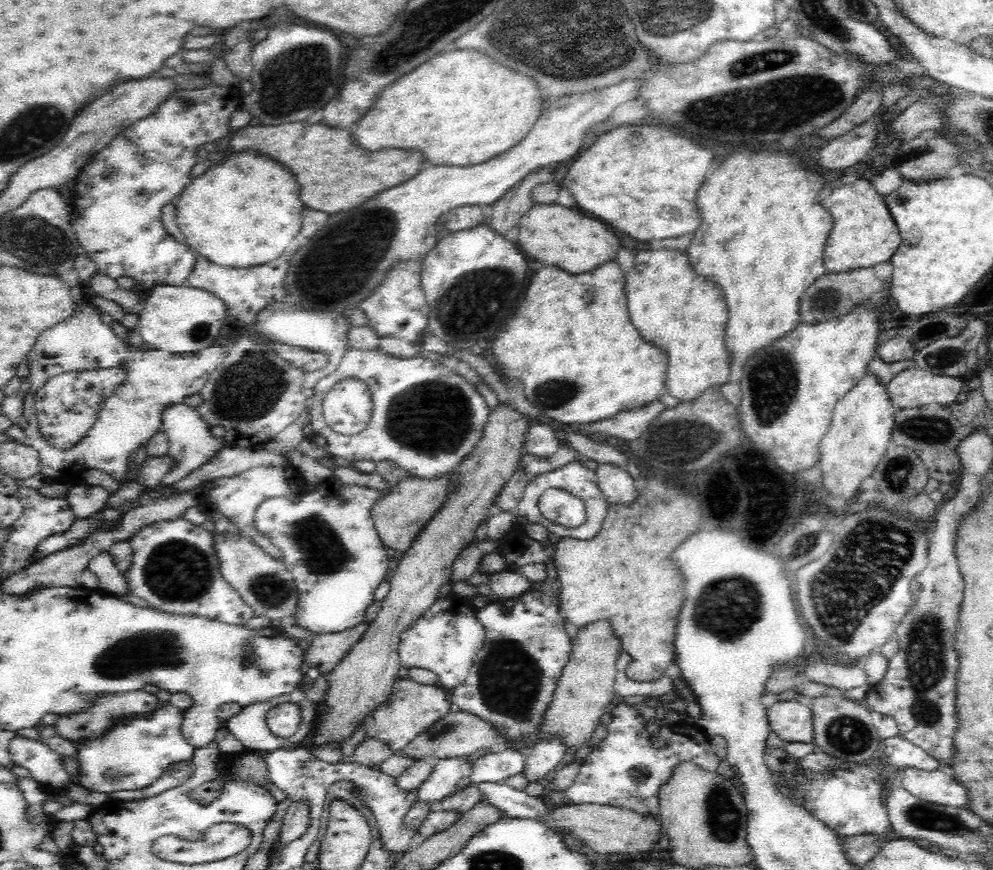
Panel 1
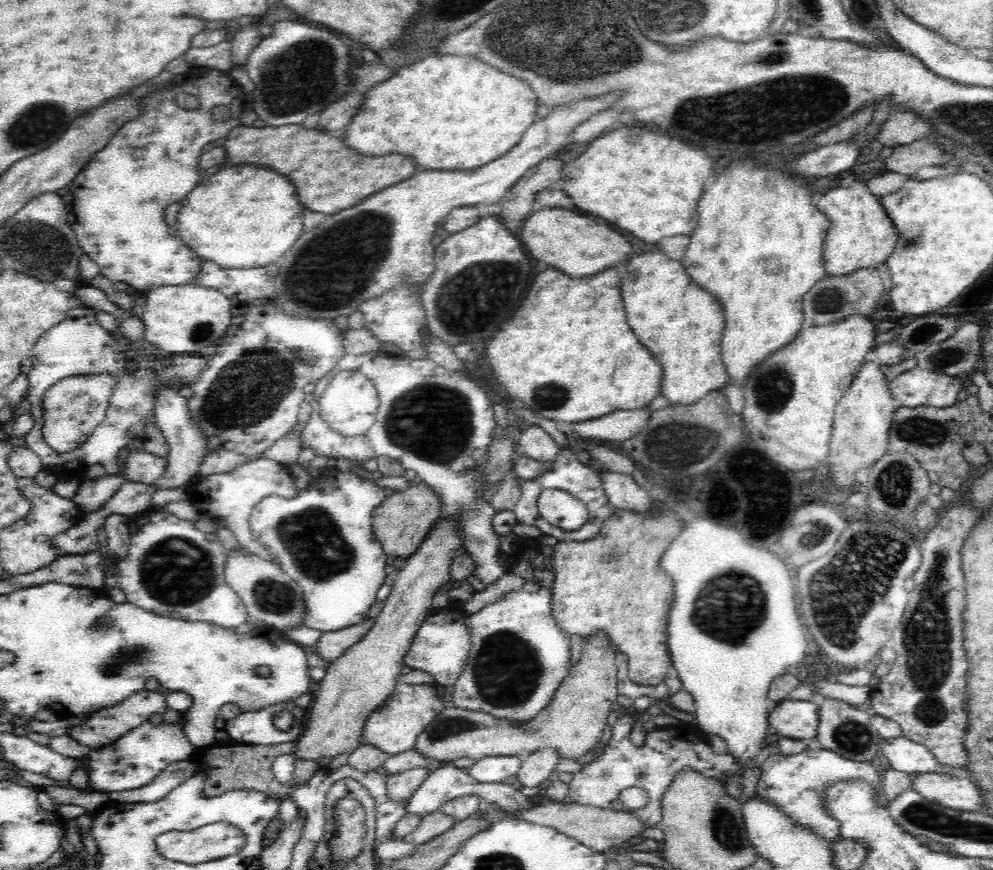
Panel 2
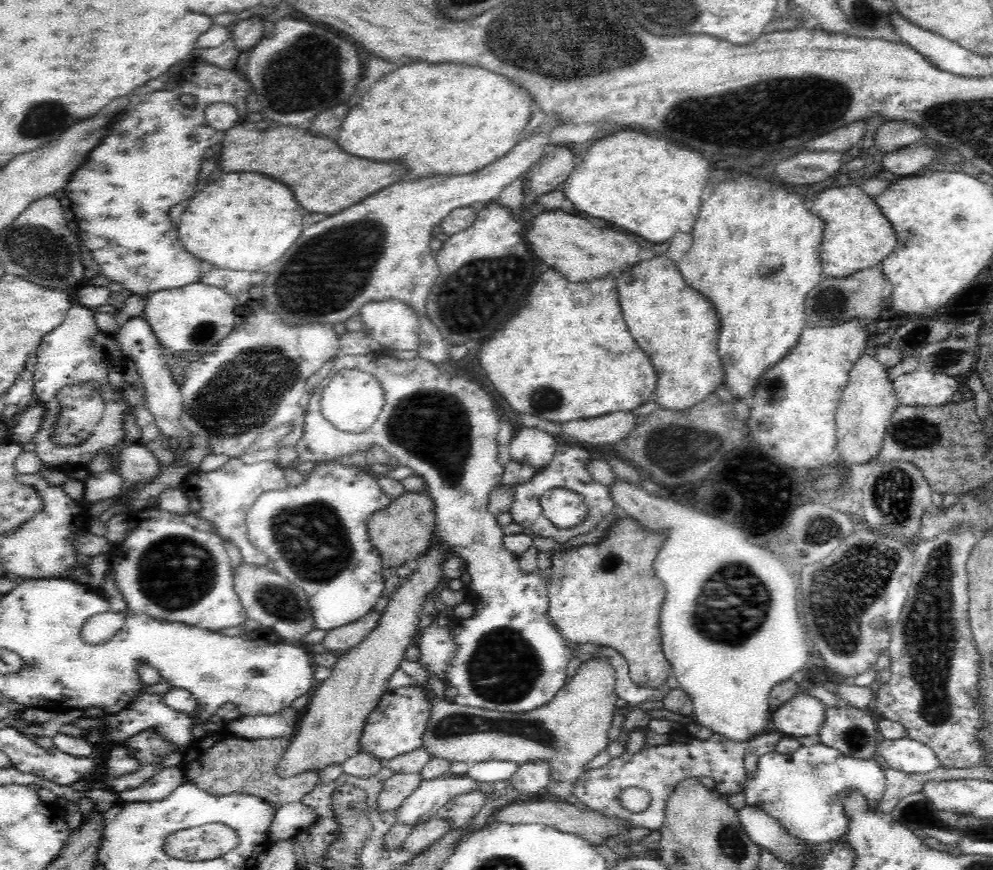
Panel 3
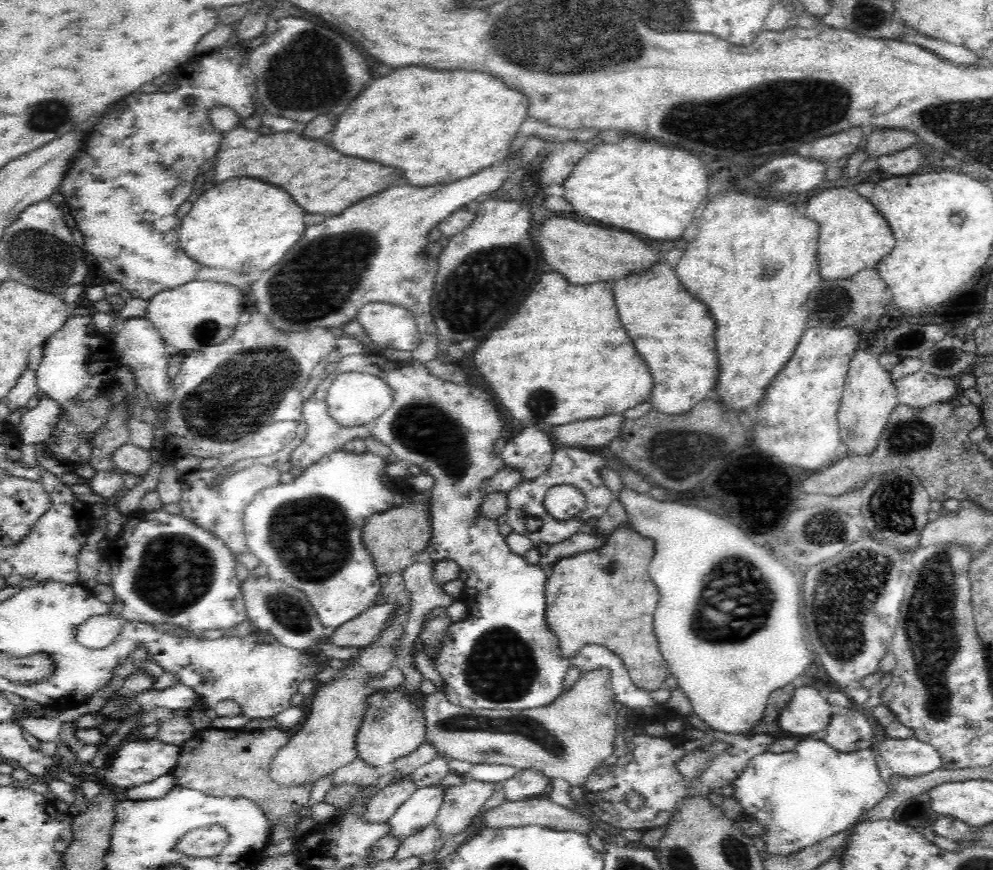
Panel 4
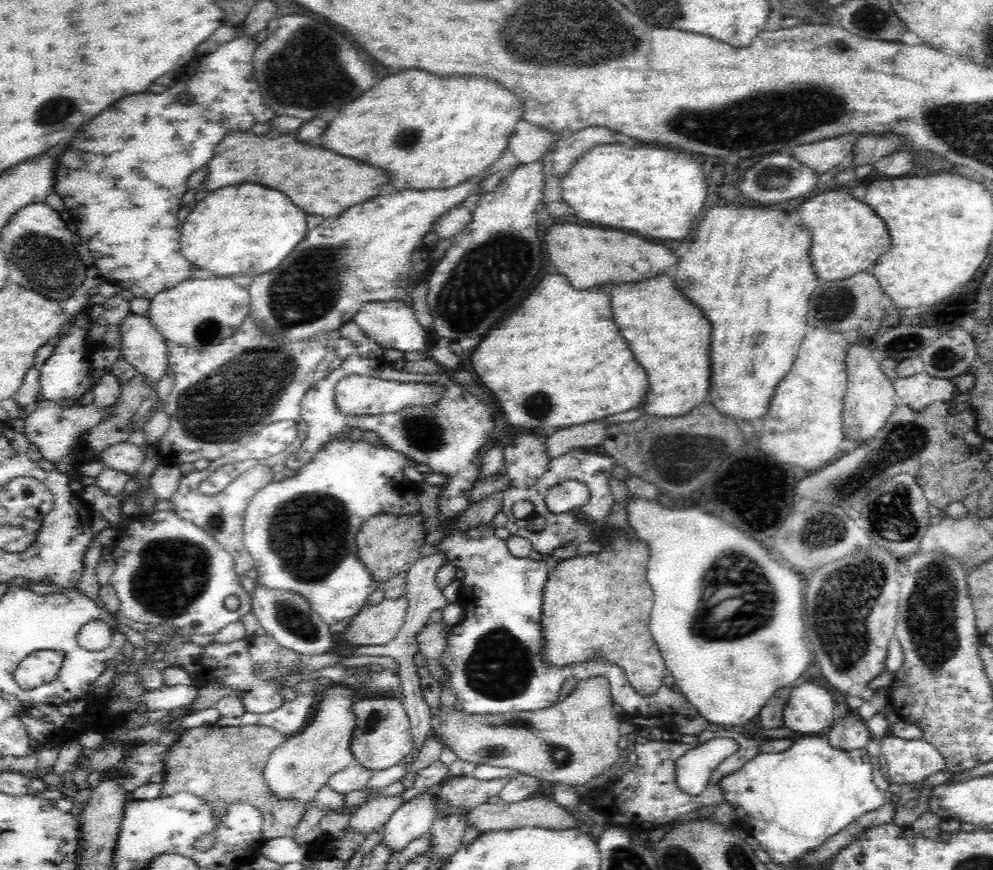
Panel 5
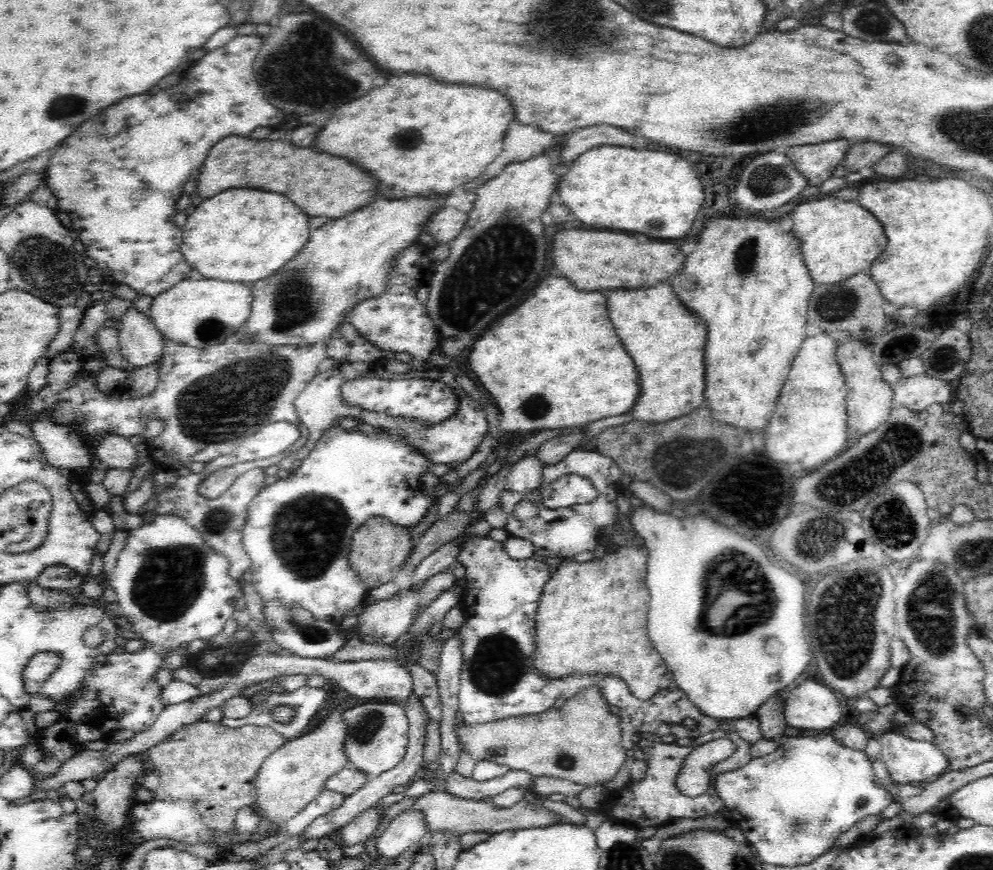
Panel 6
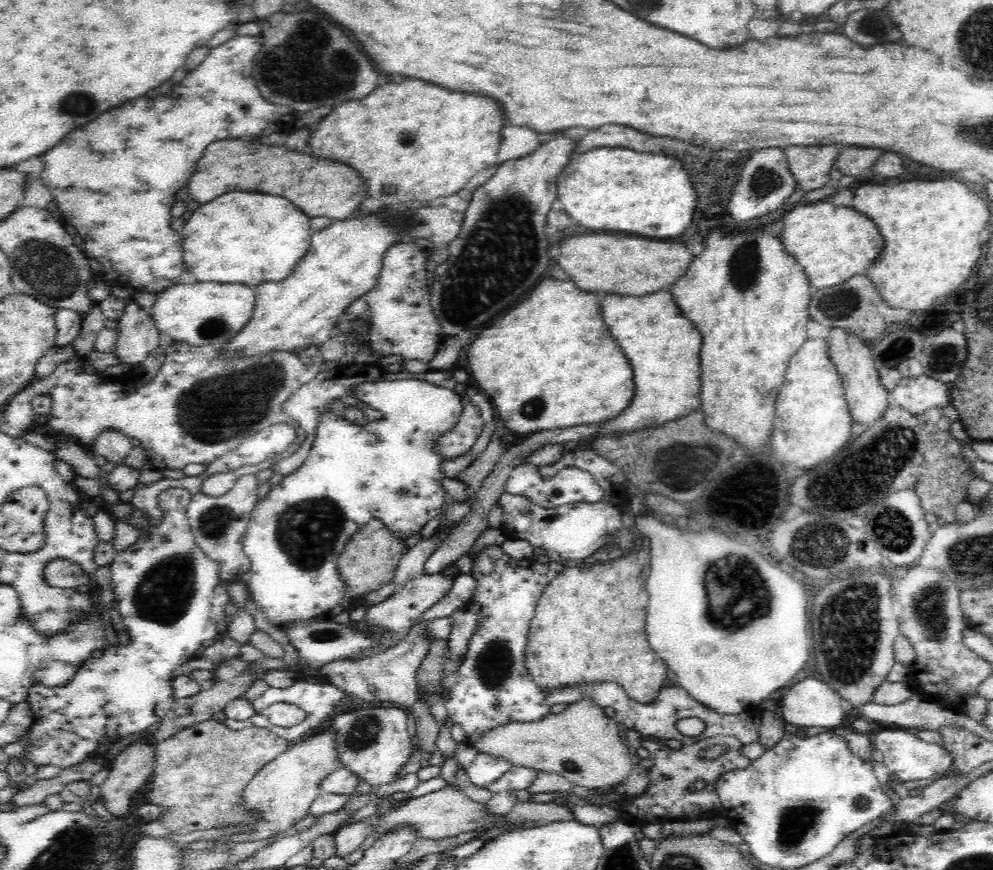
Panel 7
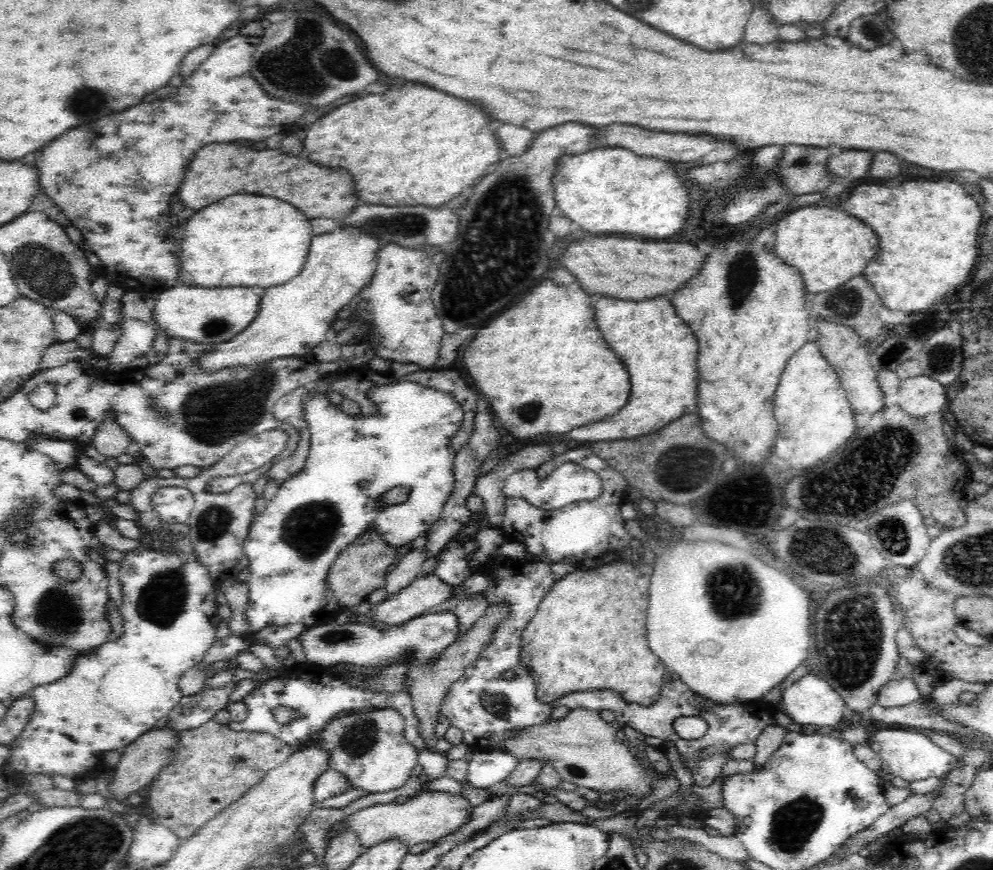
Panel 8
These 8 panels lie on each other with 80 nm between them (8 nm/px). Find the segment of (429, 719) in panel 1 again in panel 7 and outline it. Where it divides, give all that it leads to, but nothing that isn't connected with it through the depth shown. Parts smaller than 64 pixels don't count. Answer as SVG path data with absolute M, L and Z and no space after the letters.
M360 708L338 714L329 726L338 731L338 753L342 766L354 771L362 782L372 786L392 783L397 770L408 760L412 752L412 722L403 708Z

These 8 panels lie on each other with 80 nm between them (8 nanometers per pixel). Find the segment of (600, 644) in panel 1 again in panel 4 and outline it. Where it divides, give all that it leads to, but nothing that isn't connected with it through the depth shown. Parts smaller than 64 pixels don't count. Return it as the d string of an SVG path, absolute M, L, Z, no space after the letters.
M610 668L588 670L581 673L574 685L562 691L550 704L526 710L466 708L448 701L443 690L434 692L423 699L426 742L434 747L438 757L465 760L473 764L509 764L518 770L526 767L542 769L550 778L562 778L570 786L580 787L595 768L614 754L618 712L614 707L617 697L614 694L612 678Z

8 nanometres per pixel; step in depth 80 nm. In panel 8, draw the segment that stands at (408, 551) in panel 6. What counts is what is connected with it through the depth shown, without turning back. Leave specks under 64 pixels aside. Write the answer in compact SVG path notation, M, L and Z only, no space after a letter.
M376 526L368 527L356 537L356 540L345 546L336 557L328 574L328 583L332 585L336 597L341 601L343 611L351 610L366 600L370 592L384 587L389 571L397 563L398 556L400 556L400 546L388 543Z

